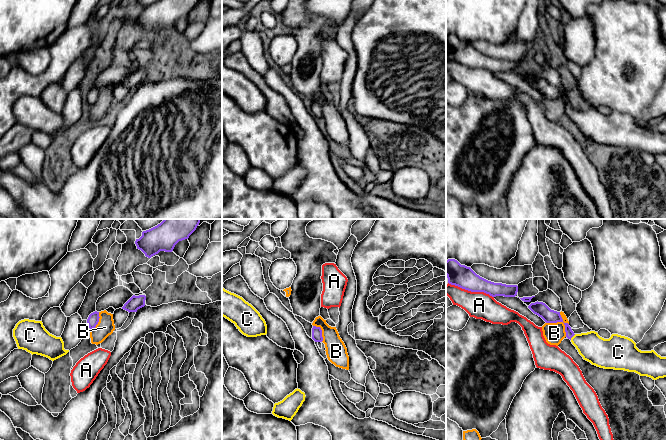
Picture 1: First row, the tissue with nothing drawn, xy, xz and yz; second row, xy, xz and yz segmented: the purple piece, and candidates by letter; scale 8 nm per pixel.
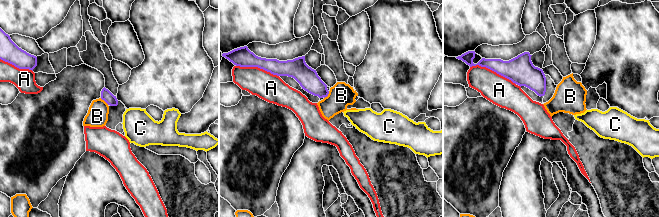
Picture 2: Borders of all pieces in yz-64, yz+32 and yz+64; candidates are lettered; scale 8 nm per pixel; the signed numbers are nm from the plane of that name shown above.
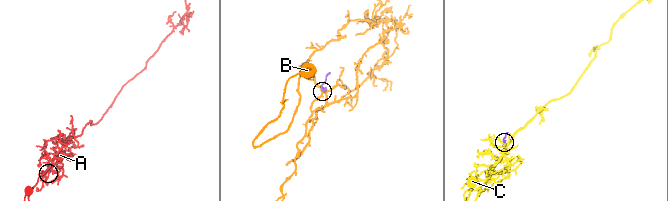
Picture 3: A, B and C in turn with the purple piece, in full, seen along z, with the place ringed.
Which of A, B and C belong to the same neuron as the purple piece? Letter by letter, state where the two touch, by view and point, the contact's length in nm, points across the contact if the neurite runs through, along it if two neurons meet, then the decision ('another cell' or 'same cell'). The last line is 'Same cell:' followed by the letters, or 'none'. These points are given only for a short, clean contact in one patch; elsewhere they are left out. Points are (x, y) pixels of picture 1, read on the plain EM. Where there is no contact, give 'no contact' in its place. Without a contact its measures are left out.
A: contact yz (471, 67); length 380 nm; another cell
B: contact yz (561, 97); length 200 nm; border yz (546, 98), (562, 98), (566, 112); another cell
C: contact yz (572, 112); length 60 nm; way yz (549, 92), (560, 95), (572, 112), (598, 127); same cell
Same cell: C

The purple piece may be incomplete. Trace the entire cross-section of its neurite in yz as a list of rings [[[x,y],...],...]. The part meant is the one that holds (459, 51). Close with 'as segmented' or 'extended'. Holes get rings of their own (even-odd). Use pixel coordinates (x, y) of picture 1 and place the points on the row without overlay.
[[[455,35],[446,37],[446,52],[448,59],[471,68],[484,68],[492,73],[515,73],[517,61],[494,59],[477,51],[470,43],[461,41]]]; as segmented

